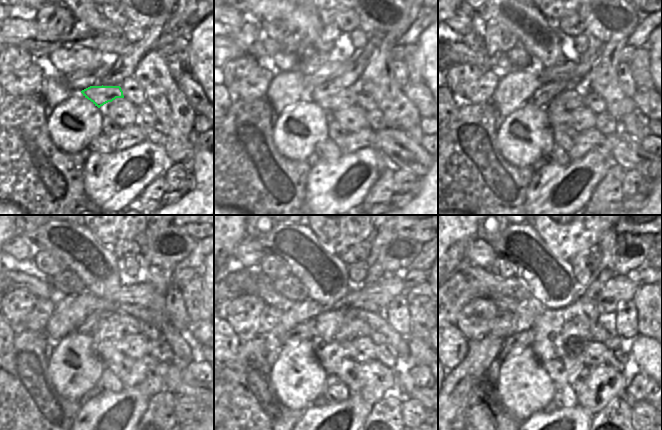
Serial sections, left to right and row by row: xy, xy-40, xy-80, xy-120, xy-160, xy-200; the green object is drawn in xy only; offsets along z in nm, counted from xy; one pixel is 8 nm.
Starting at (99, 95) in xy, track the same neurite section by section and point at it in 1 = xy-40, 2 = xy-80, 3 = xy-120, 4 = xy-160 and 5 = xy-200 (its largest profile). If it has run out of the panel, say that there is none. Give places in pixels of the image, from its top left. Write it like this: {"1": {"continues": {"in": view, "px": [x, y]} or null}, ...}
{"1": {"continues": {"in": "xy-40", "px": [343, 98]}}, "2": {"continues": {"in": "xy-80", "px": [558, 109]}}, "3": {"continues": {"in": "xy-120", "px": [110, 332]}}, "4": {"continues": {"in": "xy-160", "px": [335, 330]}}, "5": {"continues": {"in": "xy-200", "px": [562, 337]}}}

